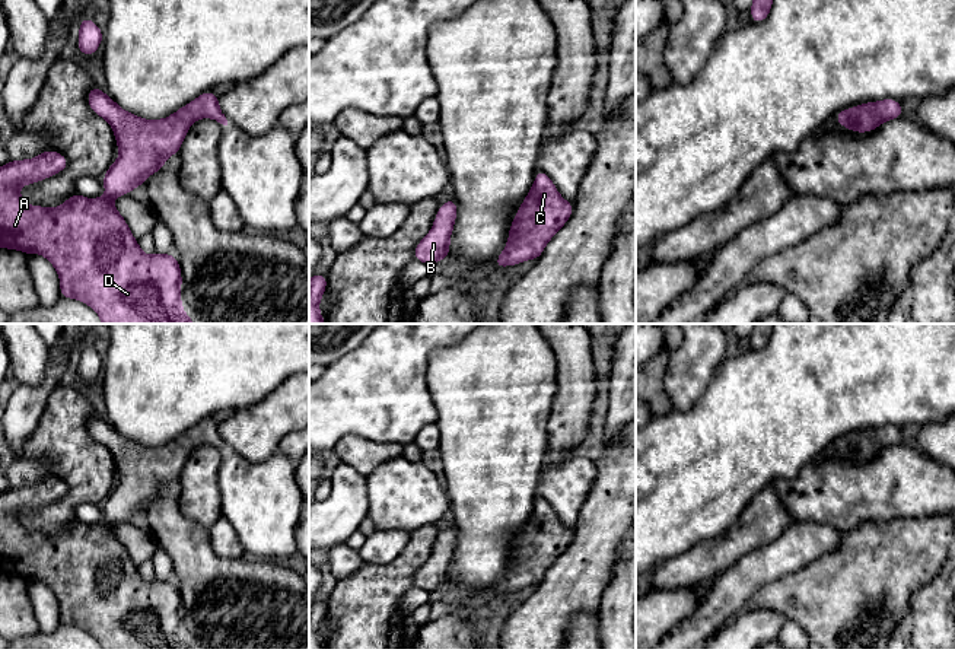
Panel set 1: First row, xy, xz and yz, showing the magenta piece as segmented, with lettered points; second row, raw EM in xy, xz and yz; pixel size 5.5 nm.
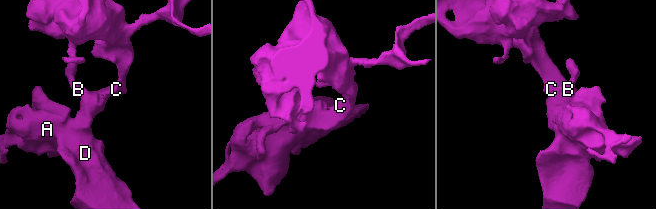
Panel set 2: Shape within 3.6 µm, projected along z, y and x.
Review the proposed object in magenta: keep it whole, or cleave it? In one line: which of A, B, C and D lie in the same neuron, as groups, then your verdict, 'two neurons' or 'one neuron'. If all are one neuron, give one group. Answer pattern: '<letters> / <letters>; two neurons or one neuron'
A B C D; one neuron

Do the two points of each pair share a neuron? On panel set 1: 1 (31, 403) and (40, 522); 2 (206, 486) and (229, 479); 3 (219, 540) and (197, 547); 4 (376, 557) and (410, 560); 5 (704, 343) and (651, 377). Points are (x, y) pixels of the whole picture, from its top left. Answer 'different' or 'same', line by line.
1: different
2: different
3: different
4: different
5: different

